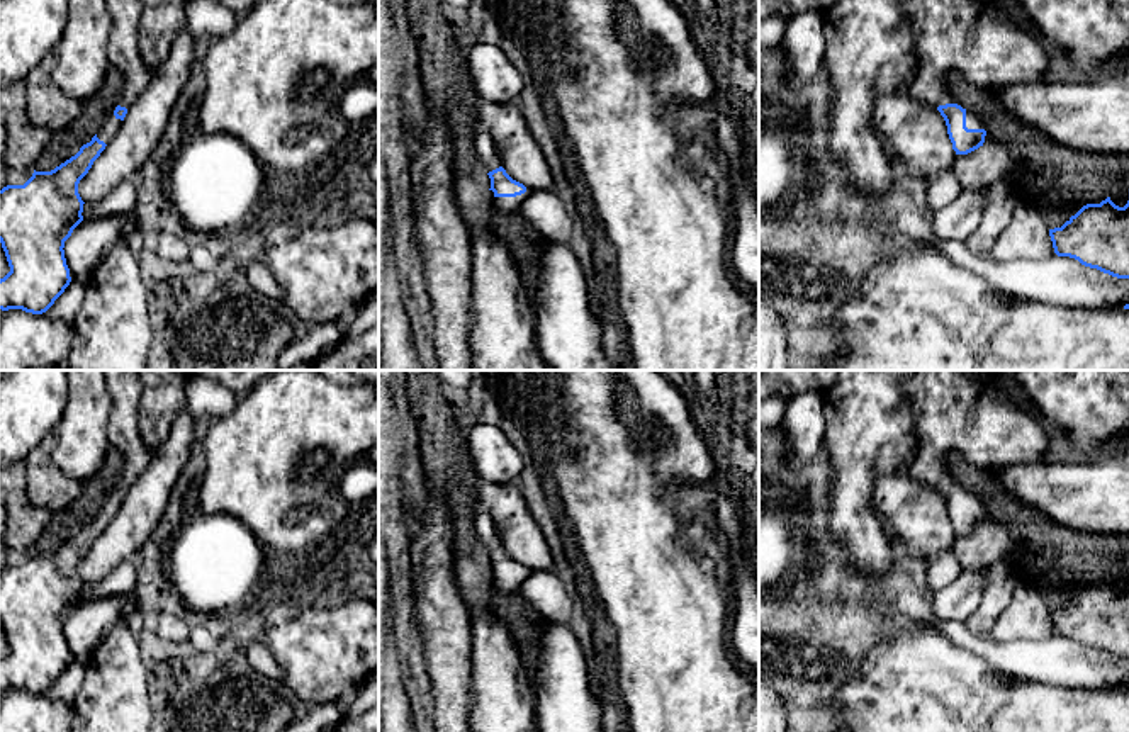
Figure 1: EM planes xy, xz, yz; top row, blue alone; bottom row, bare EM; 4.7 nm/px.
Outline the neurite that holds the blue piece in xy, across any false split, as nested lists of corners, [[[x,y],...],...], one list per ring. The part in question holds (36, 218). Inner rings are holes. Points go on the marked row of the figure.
[[[105,0],[112,19],[112,31],[107,41],[107,59],[124,76],[122,92],[114,107],[92,138],[80,151],[51,172],[36,172],[24,185],[7,185],[0,190],[0,243],[5,251],[10,272],[0,279],[0,309],[22,309],[32,314],[46,313],[70,285],[70,268],[65,258],[65,241],[83,221],[83,200],[78,194],[80,180],[88,173],[93,161],[117,134],[127,109],[148,87],[153,70],[148,68],[138,49],[141,0]]]

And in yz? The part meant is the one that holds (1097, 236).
[[[1110,197],[1100,204],[1087,204],[1061,228],[1049,229],[1049,236],[1058,256],[1070,256],[1112,277],[1129,279],[1129,200],[1124,207],[1115,206]]]

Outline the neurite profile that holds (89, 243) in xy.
[[[132,211],[81,221],[63,248],[71,282],[88,284],[112,246],[136,226],[138,219]]]

